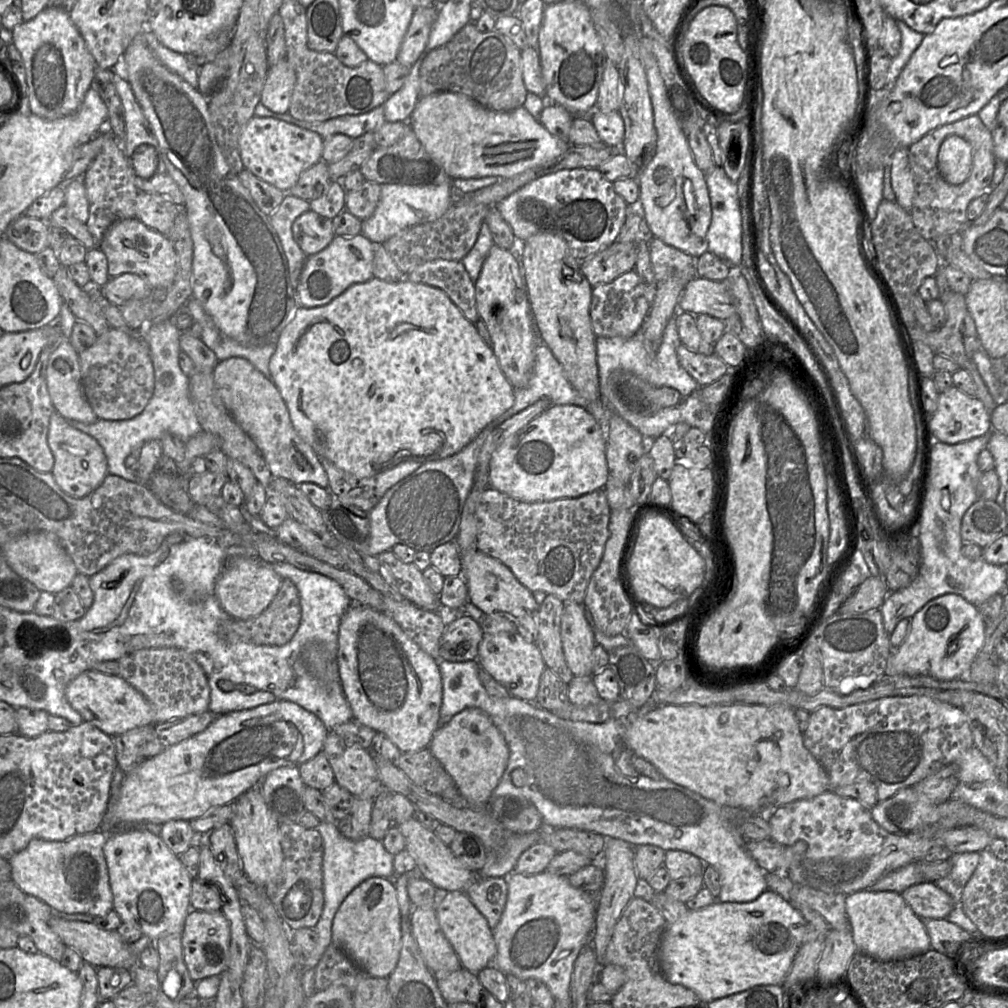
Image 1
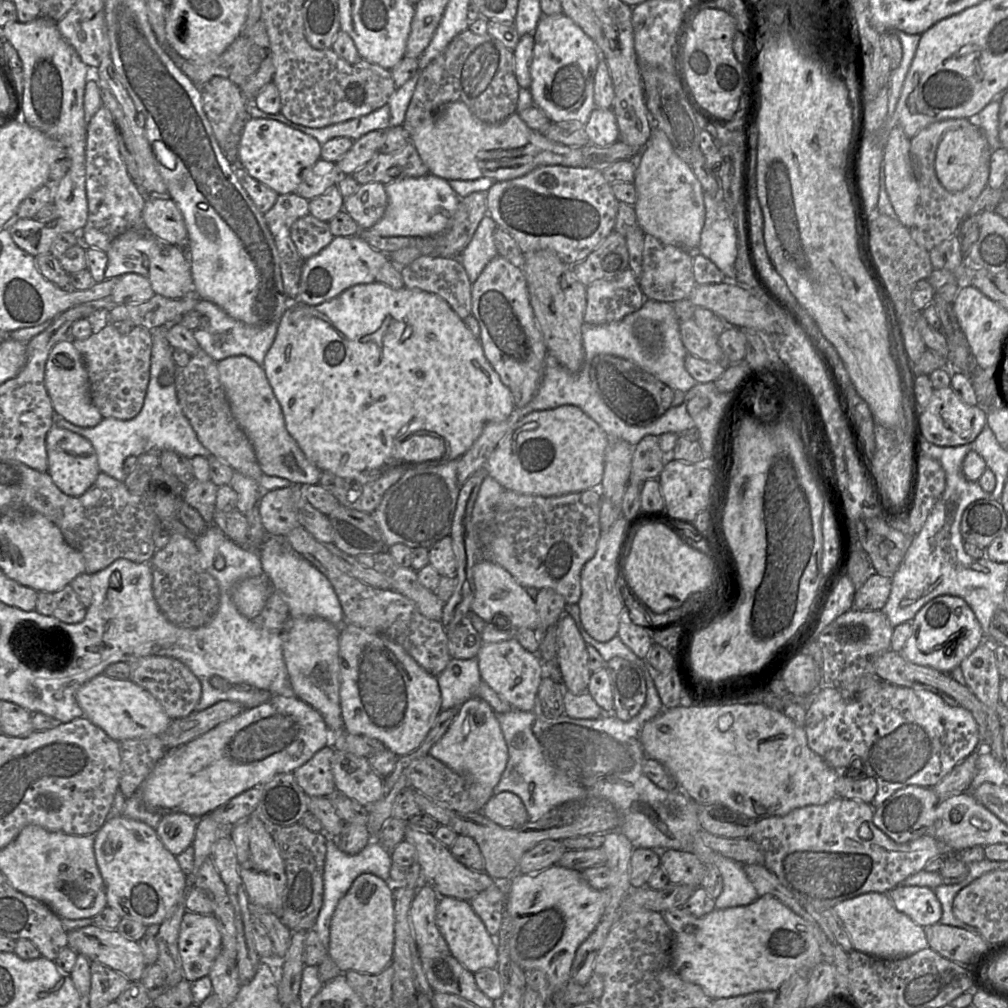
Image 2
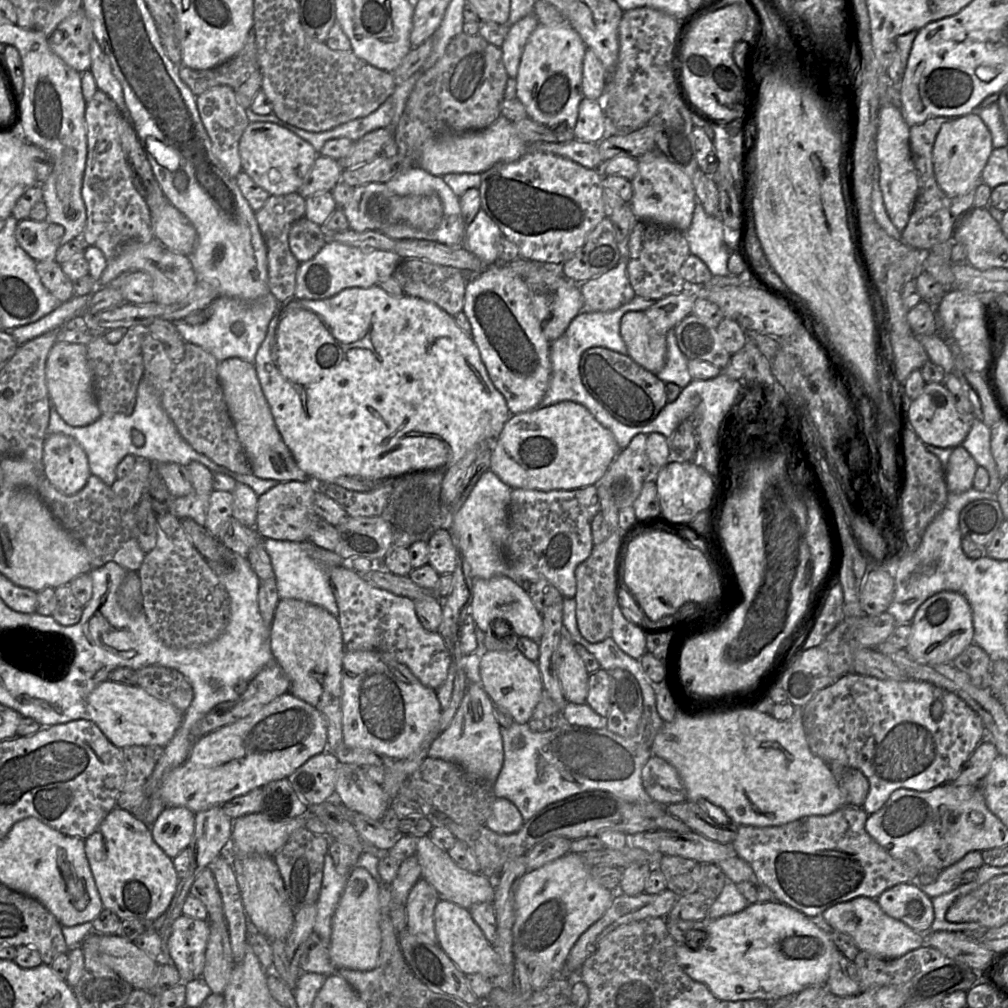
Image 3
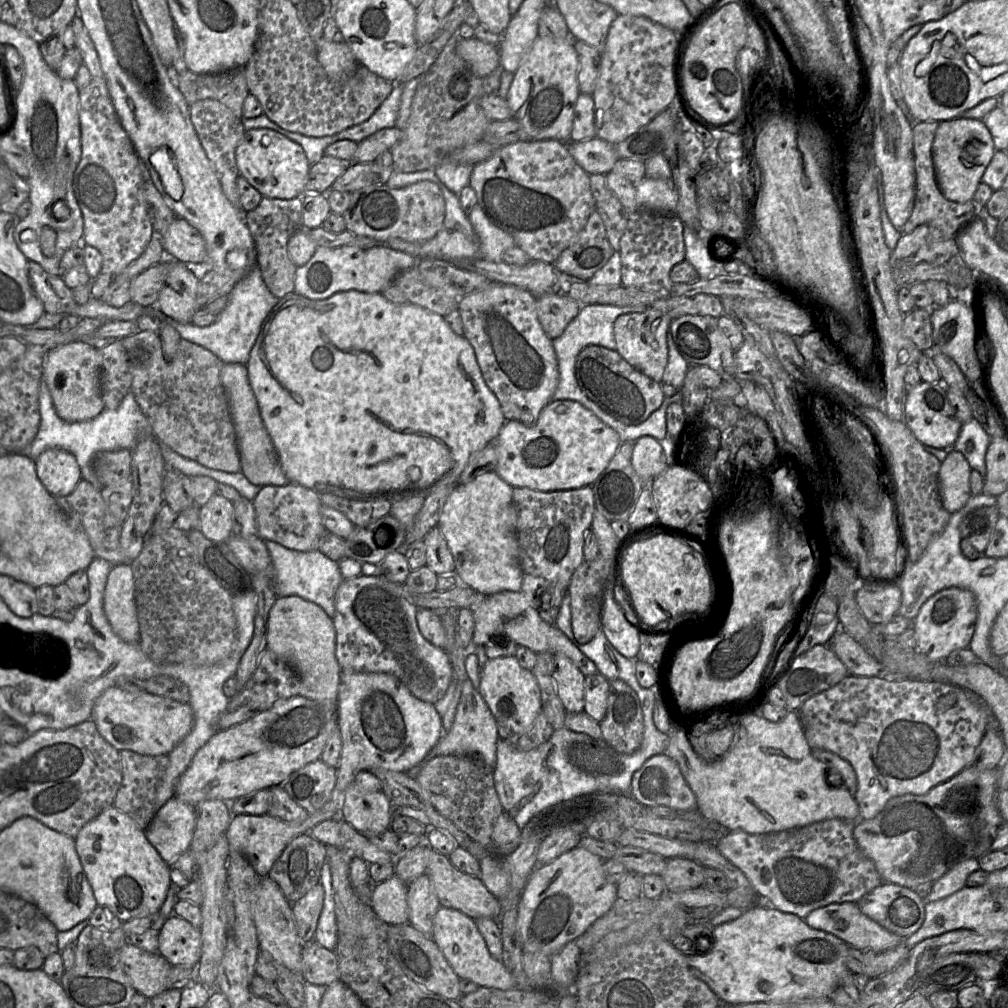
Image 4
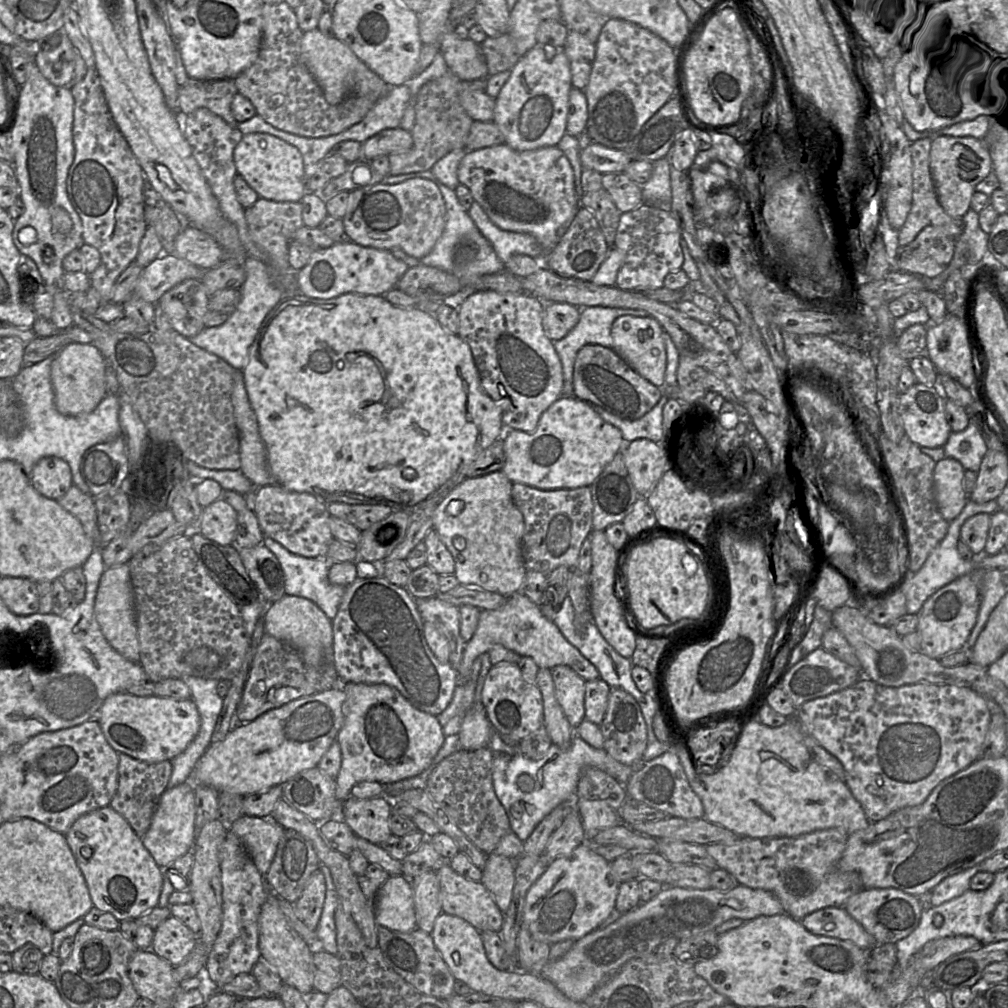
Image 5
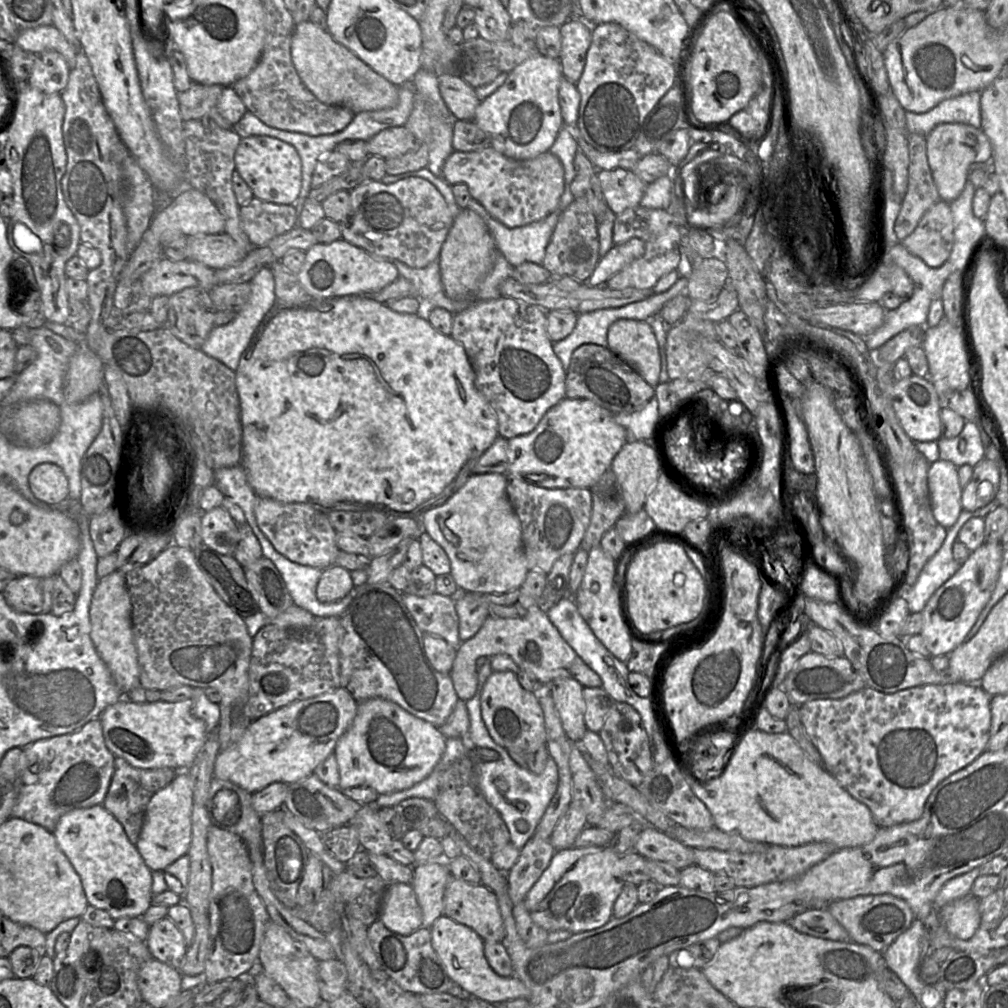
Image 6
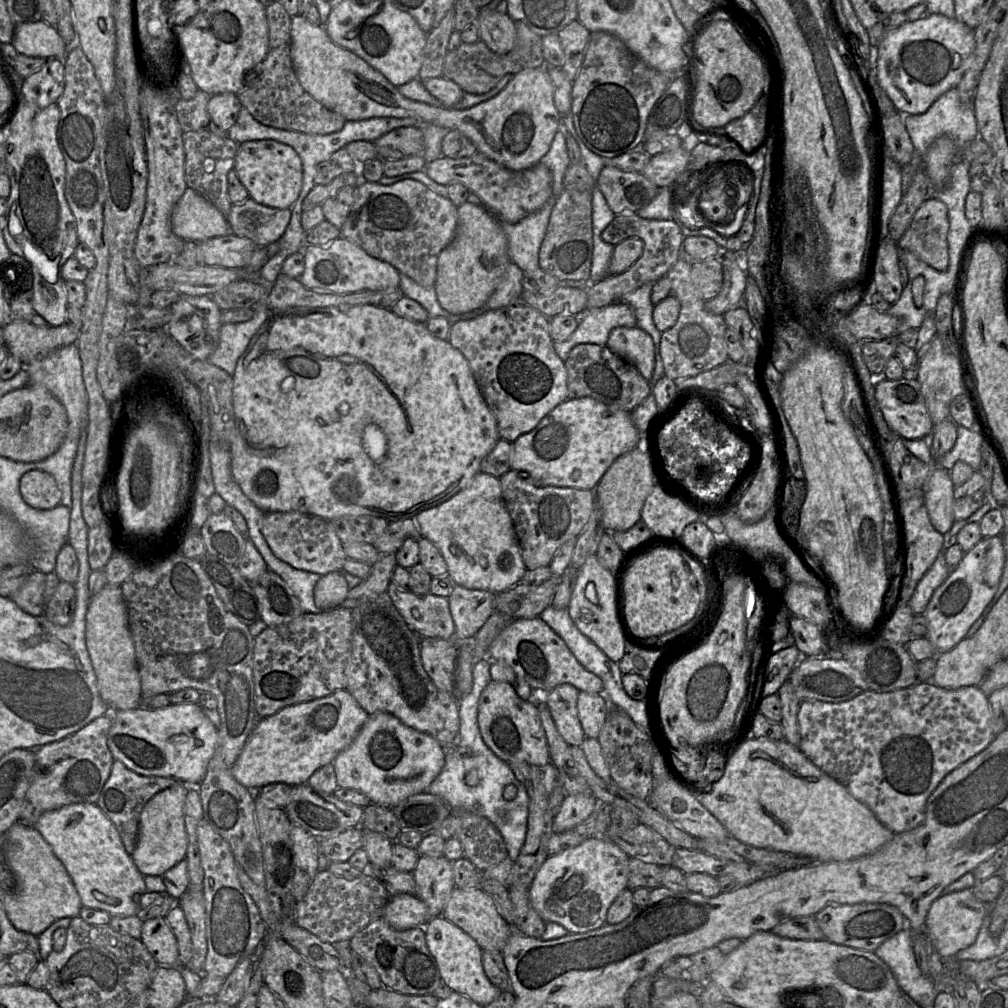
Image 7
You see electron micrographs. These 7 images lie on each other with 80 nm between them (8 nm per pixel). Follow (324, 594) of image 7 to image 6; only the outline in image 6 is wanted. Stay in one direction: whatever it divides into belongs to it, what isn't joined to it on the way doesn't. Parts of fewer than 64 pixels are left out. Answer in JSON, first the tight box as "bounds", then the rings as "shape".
{"bounds":[316,564,353,603],"shape":[[[334,564],[322,570],[316,596],[320,602],[331,603],[344,598],[353,588],[350,571]]]}

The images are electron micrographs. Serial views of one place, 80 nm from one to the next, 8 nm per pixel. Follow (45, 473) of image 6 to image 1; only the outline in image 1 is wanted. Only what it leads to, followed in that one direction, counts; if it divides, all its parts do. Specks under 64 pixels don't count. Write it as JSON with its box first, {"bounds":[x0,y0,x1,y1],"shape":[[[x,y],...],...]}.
{"bounds":[47,411,108,498],"shape":[[[54,411],[50,417],[47,442],[54,456],[51,473],[66,494],[83,498],[102,484],[108,474],[107,458],[96,439],[73,428],[64,417]]]}

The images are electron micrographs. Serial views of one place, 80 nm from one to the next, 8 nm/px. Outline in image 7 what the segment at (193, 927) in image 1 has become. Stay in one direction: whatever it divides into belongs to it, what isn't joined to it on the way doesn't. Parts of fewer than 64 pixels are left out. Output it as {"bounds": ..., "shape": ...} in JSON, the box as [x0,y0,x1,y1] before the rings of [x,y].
{"bounds":[140,917,178,967],"shape":[[[165,917],[144,919],[140,940],[159,965],[178,967],[177,939]]]}

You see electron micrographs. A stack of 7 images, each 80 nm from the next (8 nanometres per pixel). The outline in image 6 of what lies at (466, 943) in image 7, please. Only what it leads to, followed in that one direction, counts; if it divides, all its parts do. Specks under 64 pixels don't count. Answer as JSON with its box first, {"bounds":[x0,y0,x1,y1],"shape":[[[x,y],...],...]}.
{"bounds":[430,914,529,1004],"shape":[[[443,914],[434,921],[430,933],[431,945],[442,961],[449,978],[471,996],[491,1004],[517,998],[529,999],[527,986],[516,975],[501,977],[490,967],[484,954],[484,941],[473,929]]]}

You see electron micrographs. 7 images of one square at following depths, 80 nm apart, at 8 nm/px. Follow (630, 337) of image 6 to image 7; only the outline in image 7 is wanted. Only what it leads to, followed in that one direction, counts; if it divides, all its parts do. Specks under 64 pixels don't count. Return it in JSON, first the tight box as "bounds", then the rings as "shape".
{"bounds":[606,327,655,380],"shape":[[[616,327],[606,346],[615,354],[632,363],[649,380],[655,367],[655,347],[652,337],[641,328]]]}

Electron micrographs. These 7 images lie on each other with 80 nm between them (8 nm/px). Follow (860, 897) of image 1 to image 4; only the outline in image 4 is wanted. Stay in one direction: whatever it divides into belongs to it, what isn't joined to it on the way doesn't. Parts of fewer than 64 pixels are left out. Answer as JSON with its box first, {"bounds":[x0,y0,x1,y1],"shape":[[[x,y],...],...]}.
{"bounds":[804,902,906,952],"shape":[[[855,902],[829,904],[812,911],[804,918],[804,921],[810,928],[832,934],[859,951],[882,952],[897,946],[906,939],[889,932],[864,915]]]}

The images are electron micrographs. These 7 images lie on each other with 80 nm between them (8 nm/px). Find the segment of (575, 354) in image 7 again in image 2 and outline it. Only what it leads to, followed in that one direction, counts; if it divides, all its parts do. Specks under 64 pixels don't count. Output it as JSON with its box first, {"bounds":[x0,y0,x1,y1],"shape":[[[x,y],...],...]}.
{"bounds":[589,354,674,425],"shape":[[[599,354],[589,365],[589,377],[610,410],[629,425],[650,425],[672,406],[674,390],[630,360]]]}

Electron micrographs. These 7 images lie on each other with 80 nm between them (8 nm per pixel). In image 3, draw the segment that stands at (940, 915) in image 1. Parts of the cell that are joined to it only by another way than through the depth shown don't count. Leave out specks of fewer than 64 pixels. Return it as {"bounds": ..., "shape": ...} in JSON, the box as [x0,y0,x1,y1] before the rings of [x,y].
{"bounds":[876,884,934,931],"shape":[[[897,884],[884,891],[876,902],[884,913],[902,921],[914,931],[930,931],[934,920],[932,899],[917,884]]]}

